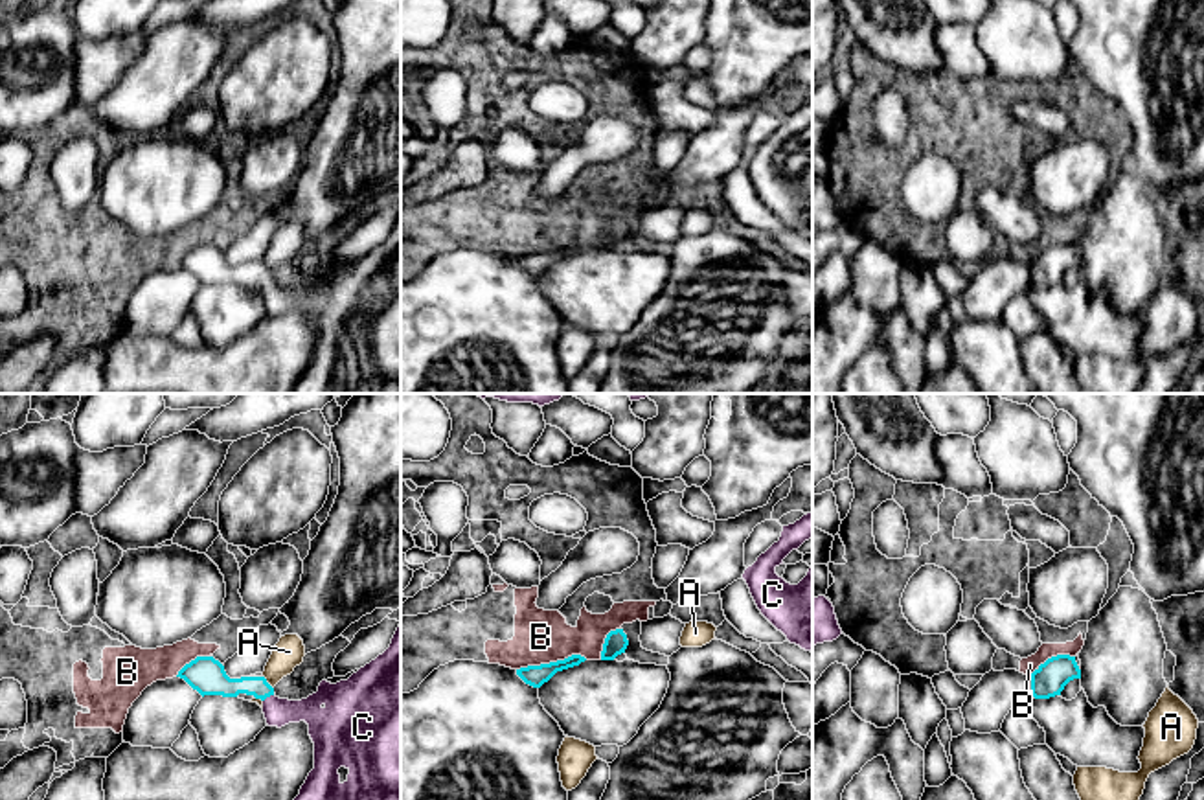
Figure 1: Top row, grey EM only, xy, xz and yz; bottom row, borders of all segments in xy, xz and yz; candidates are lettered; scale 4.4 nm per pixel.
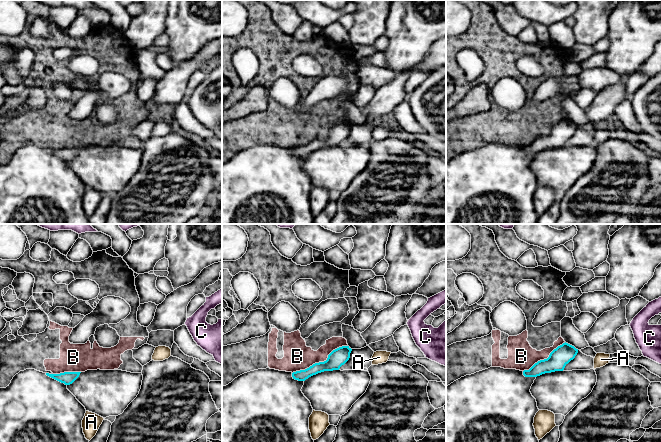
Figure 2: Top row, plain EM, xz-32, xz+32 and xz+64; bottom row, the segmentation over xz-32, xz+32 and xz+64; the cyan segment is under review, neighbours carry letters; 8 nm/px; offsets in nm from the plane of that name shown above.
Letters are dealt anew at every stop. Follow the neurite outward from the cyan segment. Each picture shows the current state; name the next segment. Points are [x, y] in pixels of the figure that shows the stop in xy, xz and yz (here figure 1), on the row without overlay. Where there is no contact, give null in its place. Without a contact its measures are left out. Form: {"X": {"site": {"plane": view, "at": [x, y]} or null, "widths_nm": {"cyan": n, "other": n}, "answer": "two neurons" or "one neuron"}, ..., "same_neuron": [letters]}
{"A": {"site": {"plane": "xy", "at": [267, 271]}, "widths_nm": {"cyan": 140, "other": 140}, "answer": "two neurons"}, "B": {"site": {"plane": "xz", "at": [552, 251]}, "widths_nm": {"cyan": 100, "other": 240}, "answer": "two neurons"}, "C": {"site": {"plane": "xy", "at": [269, 284]}, "widths_nm": {"cyan": 130, "other": 130}, "answer": "one neuron"}, "same_neuron": ["C"]}

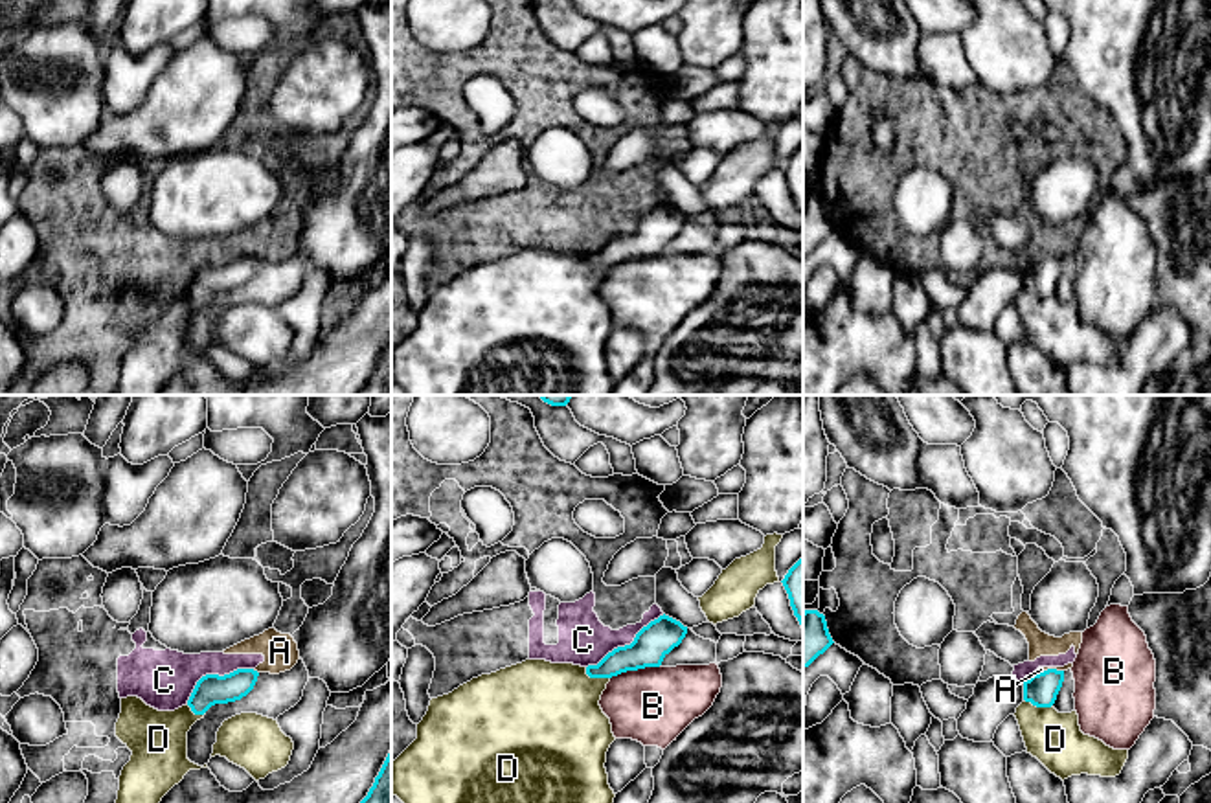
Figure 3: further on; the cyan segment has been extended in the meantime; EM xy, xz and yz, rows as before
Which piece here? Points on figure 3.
{"A": {"site": {"plane": "yz", "at": [1048, 258]}, "widths_nm": {"cyan": 150, "other": 30}, "answer": "two neurons"}, "B": {"site": {"plane": "xz", "at": [634, 258]}, "widths_nm": {"cyan": 160, "other": 340}, "answer": "two neurons"}, "C": {"site": {"plane": "xz", "at": [625, 234]}, "widths_nm": {"cyan": 160, "other": 220}, "answer": "two neurons"}, "D": {"site": {"plane": "xz", "at": [596, 265]}, "widths_nm": {"cyan": 140, "other": 420}, "answer": "two neurons"}, "same_neuron": []}

